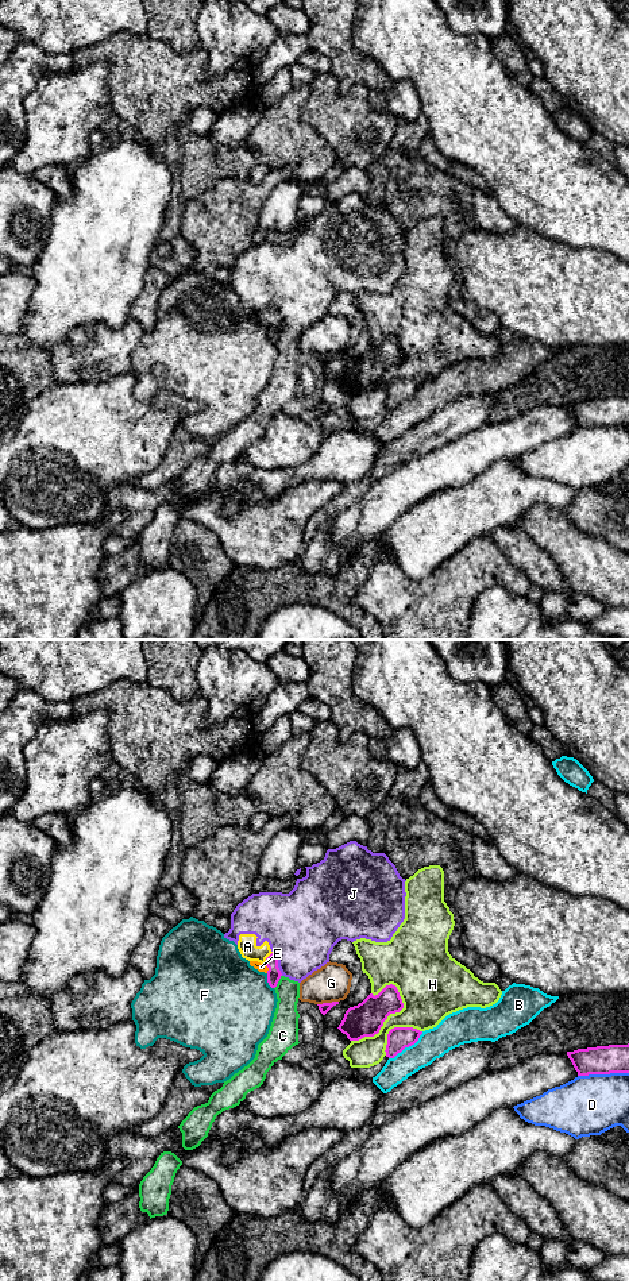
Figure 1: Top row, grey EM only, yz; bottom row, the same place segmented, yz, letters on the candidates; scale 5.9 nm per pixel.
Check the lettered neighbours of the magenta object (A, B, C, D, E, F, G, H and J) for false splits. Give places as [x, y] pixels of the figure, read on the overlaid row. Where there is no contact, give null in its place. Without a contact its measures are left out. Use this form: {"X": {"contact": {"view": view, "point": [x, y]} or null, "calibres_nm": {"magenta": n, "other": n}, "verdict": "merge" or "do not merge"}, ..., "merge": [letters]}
{"A": {"contact": {"view": "yz", "point": [267, 957]}, "calibres_nm": {"magenta": 80, "other": 110}, "verdict": "do not merge"}, "B": {"contact": {"view": "yz", "point": [406, 1046]}, "calibres_nm": {"magenta": 140, "other": 180}, "verdict": "do not merge"}, "C": {"contact": {"view": "yz", "point": [278, 980]}, "calibres_nm": {"magenta": 80, "other": 150}, "verdict": "do not merge"}, "D": {"contact": {"view": "yz", "point": [602, 1073]}, "calibres_nm": {"magenta": 180, "other": 360}, "verdict": "do not merge"}, "E": {"contact": {"view": "yz", "point": [267, 967]}, "calibres_nm": {"magenta": 80, "other": 50}, "verdict": "do not merge"}, "F": {"contact": {"view": "yz", "point": [267, 982]}, "calibres_nm": {"magenta": 80, "other": 500}, "verdict": "do not merge"}, "G": {"contact": {"view": "yz", "point": [327, 1003]}, "calibres_nm": {"magenta": 60, "other": 220}, "verdict": "do not merge"}, "H": {"contact": {"view": "yz", "point": [386, 1018]}, "calibres_nm": {"magenta": 200, "other": 280}, "verdict": "do not merge"}, "J": {"contact": {"view": "yz", "point": [277, 964]}, "calibres_nm": {"magenta": 80, "other": 420}, "verdict": "do not merge"}, "merge": []}

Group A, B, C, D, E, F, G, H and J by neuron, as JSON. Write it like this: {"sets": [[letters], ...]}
{"sets": [["A", "C", "J"], ["B"], ["D"], ["E", "F"], ["G"], ["H"]]}

